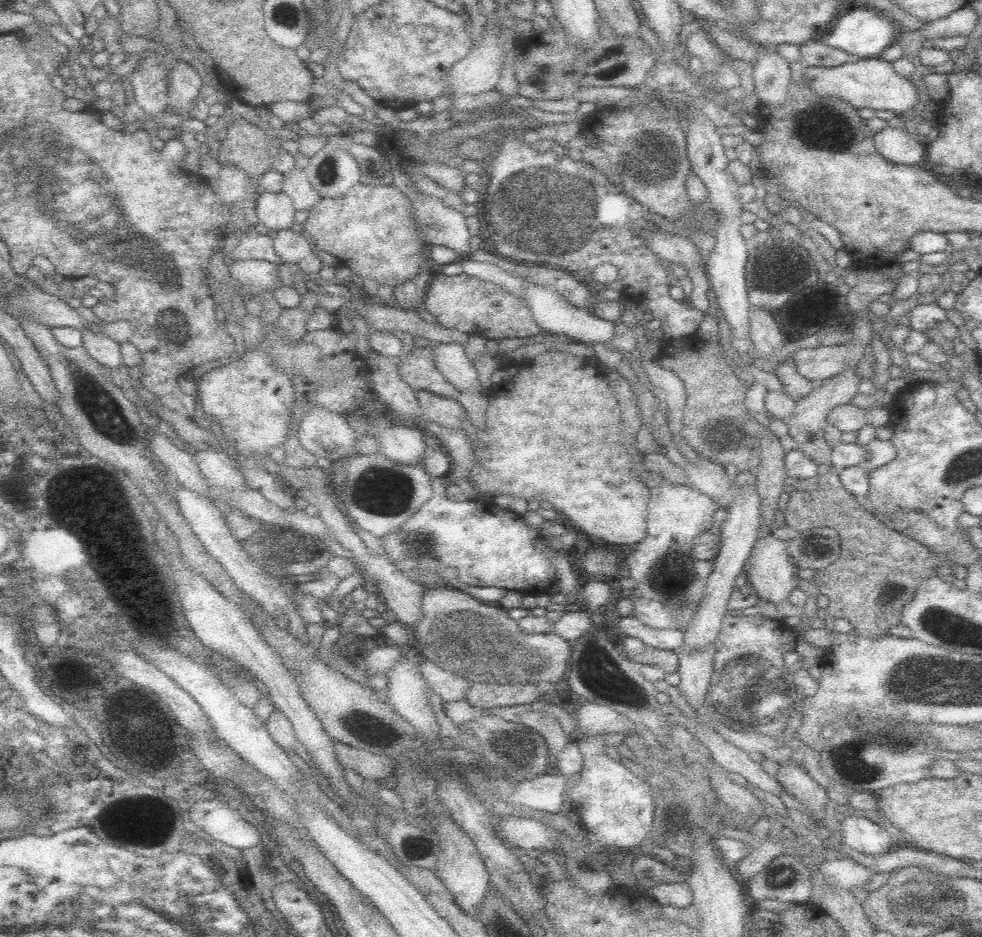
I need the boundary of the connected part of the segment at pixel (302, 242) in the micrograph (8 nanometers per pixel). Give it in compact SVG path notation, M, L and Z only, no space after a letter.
M286 228L279 230L273 239L275 253L282 263L297 264L315 252L315 246L305 232L298 233L292 228Z

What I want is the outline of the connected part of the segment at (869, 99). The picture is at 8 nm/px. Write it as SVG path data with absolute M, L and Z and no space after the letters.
M882 58L846 62L836 68L808 68L805 72L809 86L820 96L836 96L857 109L873 108L890 110L896 114L912 114L914 106L919 102L919 90L914 85L916 77L898 74L893 64Z

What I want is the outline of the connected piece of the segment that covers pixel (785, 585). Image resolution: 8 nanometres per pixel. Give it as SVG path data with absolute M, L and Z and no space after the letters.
M766 535L759 540L751 550L745 564L744 573L748 582L754 587L754 594L759 598L760 604L769 603L774 607L784 606L789 602L789 596L800 583L797 578L798 567L791 561L788 554L788 542L775 538L774 535Z

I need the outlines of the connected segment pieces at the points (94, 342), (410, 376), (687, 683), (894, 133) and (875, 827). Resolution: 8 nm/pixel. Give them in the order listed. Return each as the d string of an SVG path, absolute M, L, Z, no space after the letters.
M93 327L82 331L83 344L81 349L86 350L96 362L104 365L109 370L123 365L119 342L112 340L104 333L96 332Z
M417 348L404 352L398 359L399 371L404 379L414 390L427 390L438 396L453 398L455 391L438 370L438 367L433 362L433 348Z
M708 646L700 652L680 652L680 684L676 686L680 690L679 697L692 706L702 708L708 694L708 686L713 677L714 658L716 650Z
M884 128L873 137L876 150L890 162L909 166L926 164L926 148L916 142L910 132L900 128Z
M850 814L846 815L838 829L843 843L856 852L881 855L890 850L891 836L879 822Z

